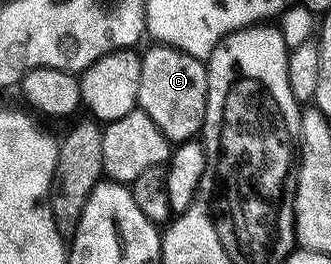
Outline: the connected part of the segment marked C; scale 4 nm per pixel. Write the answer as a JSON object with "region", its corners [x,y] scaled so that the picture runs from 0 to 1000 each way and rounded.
{"region":[[[456,174],[429,216],[420,409],[447,432],[520,549],[595,523],[619,485],[628,254],[613,231],[508,174]]]}

